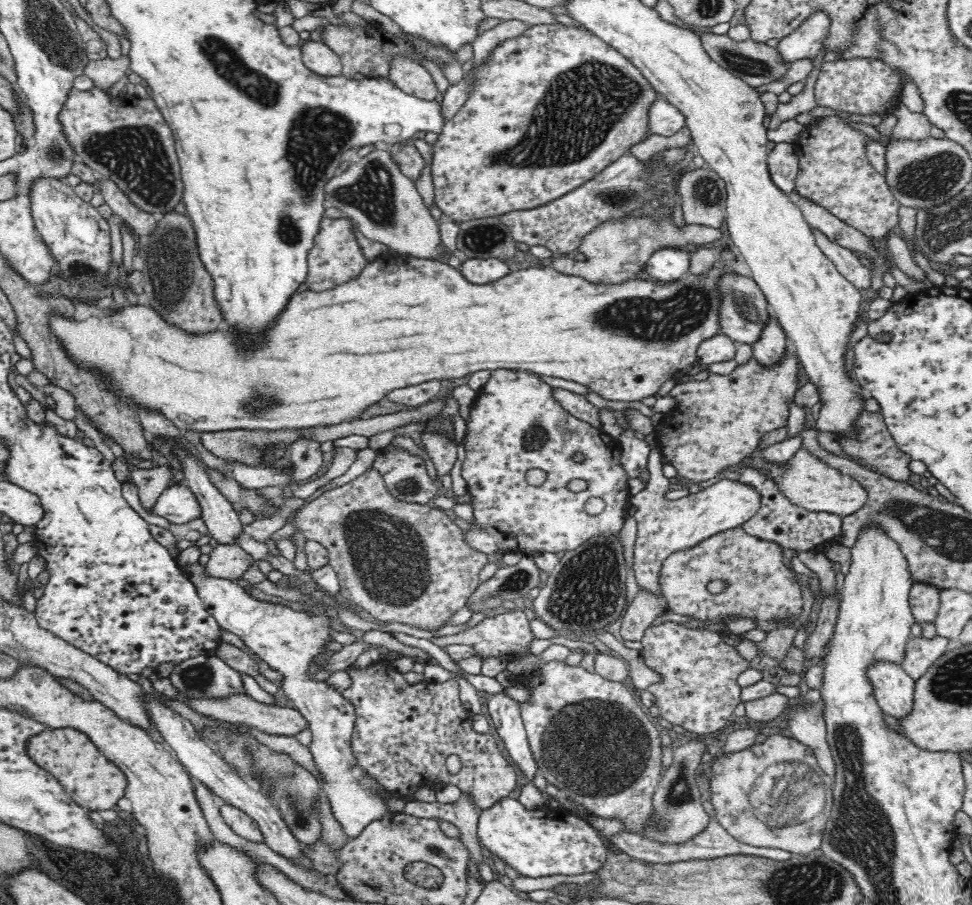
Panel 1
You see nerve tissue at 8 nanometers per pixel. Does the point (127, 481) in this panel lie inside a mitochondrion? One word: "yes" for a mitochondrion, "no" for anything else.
no

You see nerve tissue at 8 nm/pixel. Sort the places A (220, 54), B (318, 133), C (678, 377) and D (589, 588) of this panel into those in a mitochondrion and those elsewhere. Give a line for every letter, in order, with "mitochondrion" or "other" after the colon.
A: mitochondrion
B: mitochondrion
C: other
D: mitochondrion

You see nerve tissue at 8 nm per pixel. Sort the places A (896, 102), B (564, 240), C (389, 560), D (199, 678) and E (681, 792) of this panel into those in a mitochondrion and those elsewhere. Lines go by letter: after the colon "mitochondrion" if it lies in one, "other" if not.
A: other
B: other
C: mitochondrion
D: mitochondrion
E: mitochondrion

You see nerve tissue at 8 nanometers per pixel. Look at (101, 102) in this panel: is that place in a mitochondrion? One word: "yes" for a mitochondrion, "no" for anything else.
no

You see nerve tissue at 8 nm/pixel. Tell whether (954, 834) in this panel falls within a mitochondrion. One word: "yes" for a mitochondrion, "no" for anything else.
no

